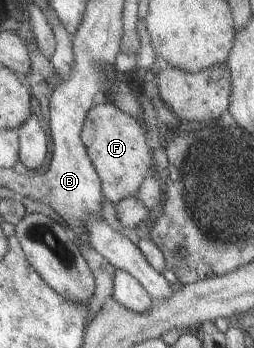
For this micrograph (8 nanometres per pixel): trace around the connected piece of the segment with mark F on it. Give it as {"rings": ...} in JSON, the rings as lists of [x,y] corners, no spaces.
{"rings":[[[108,99],[89,109],[80,139],[99,177],[104,199],[113,204],[129,195],[135,196],[143,181],[155,174],[155,159],[152,149],[147,145],[143,122],[121,111],[112,100]]]}

